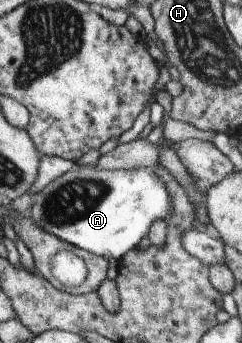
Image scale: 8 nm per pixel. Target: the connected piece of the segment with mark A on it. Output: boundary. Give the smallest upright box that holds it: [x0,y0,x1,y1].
[28,165,171,265]

